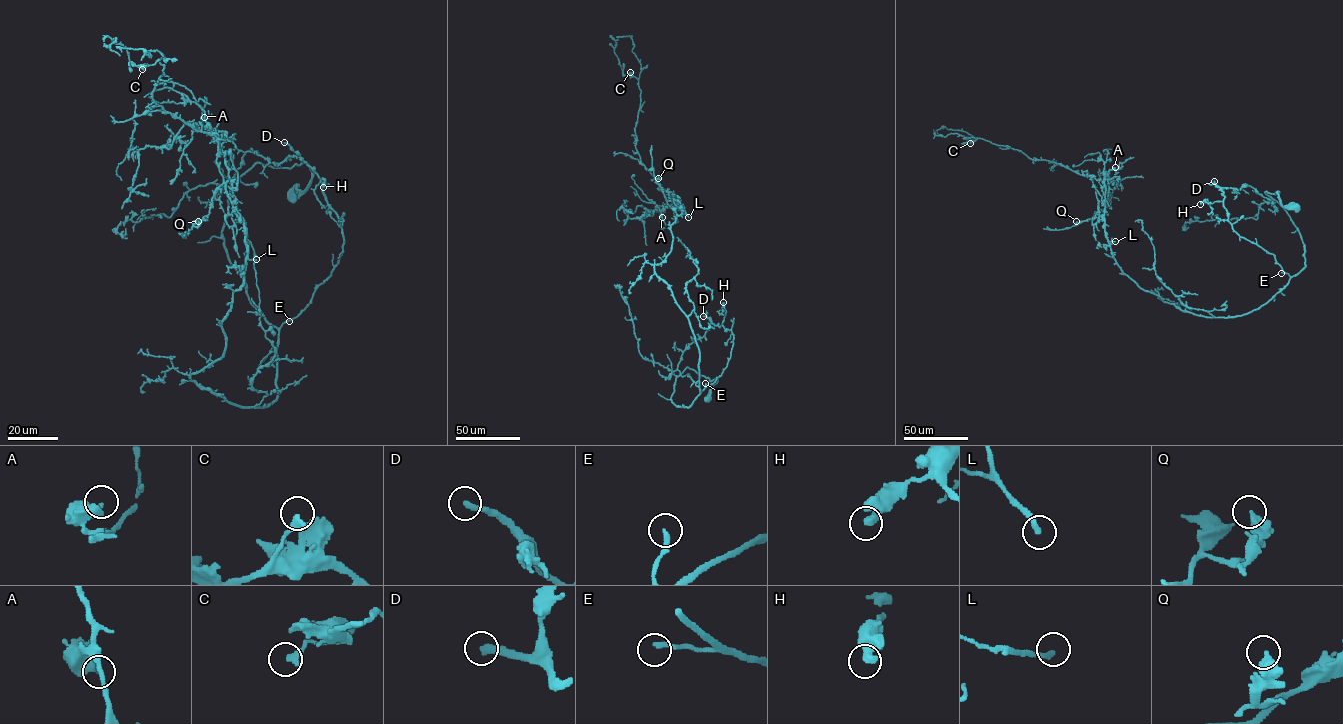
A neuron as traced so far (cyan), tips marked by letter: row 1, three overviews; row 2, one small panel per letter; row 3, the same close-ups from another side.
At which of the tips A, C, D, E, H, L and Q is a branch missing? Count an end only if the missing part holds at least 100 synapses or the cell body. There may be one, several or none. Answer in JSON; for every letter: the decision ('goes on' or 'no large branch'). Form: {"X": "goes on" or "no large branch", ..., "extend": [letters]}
{"A": "no large branch", "C": "no large branch", "D": "goes on", "E": "no large branch", "H": "no large branch", "L": "no large branch", "Q": "no large branch", "extend": ["D"]}

